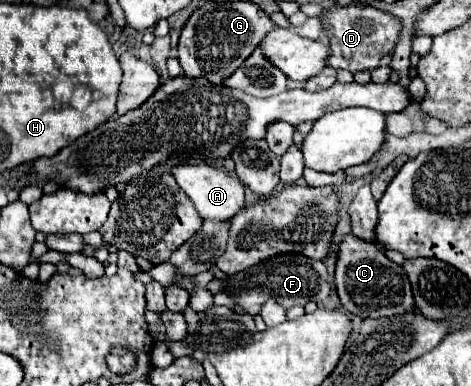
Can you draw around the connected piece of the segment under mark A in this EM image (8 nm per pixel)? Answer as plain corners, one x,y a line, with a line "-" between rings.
199,161
199,163
181,163
173,167
173,175
177,179
177,183
181,185
181,189
187,193
187,197
193,201
197,213
203,219
217,219
217,221
229,221
233,219
243,207
243,183
229,175
225,169
209,165
207,161

